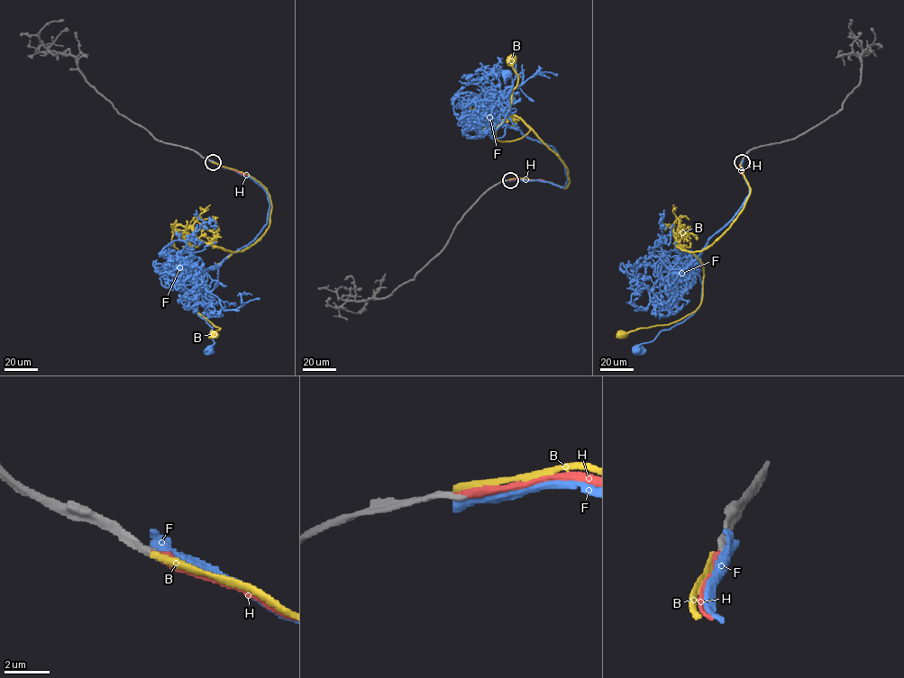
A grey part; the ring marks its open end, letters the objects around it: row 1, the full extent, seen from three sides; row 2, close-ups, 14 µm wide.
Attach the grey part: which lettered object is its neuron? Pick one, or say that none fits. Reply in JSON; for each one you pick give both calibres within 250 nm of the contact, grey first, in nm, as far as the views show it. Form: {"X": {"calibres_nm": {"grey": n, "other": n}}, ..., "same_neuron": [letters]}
{"H": {"calibres_nm": {"grey": 360, "other": 440}}, "same_neuron": ["H"]}

